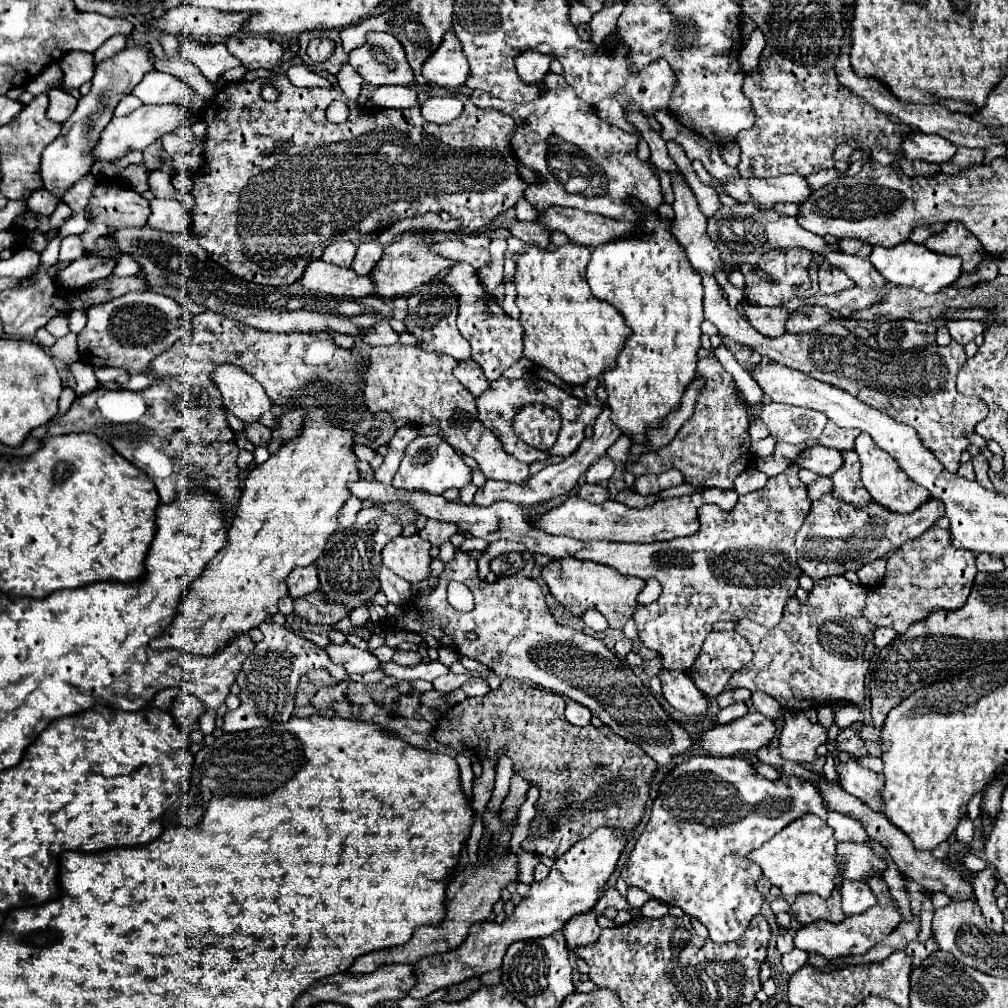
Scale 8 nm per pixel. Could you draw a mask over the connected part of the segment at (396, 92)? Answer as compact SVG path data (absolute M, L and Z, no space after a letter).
M376 87L372 93L372 101L378 107L394 107L394 109L406 109L414 105L416 91L412 87Z

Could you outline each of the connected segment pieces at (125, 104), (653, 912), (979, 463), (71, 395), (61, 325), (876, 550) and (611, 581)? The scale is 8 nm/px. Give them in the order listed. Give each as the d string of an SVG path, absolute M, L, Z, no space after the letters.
M130 93L130 95L126 95L126 97L120 99L120 103L116 105L114 115L118 115L118 117L120 117L120 115L128 115L128 113L132 113L134 109L138 109L140 105L142 105L142 101Z
M650 899L644 907L640 907L640 913L644 917L654 917L656 919L656 917L662 917L662 913L668 913L668 905L658 901L658 899Z
M982 454L973 456L971 460L976 475L976 481L988 490L993 491L994 486L988 477L989 463Z
M64 388L58 400L58 414L62 415L70 409L72 403L76 399L76 393L71 388Z
M56 315L56 319L50 319L50 323L46 325L46 329L48 329L56 339L64 337L64 335L70 331L70 329L68 329L68 317Z
M828 493L822 499L812 501L812 509L796 535L798 565L802 573L806 573L812 581L830 575L844 575L848 569L858 571L866 563L888 553L890 549L920 537L942 515L944 515L942 505L936 499L926 501L922 507L918 507L918 511L898 515L878 503L870 503L868 507L856 509Z
M554 559L542 567L542 579L546 581L552 597L574 617L584 617L588 609L600 611L612 629L622 629L632 617L636 607L636 597L644 587L644 581L638 577L622 575L602 563L582 561L582 559Z

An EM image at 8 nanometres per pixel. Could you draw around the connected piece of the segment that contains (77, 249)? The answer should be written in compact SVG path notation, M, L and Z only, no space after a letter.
M70 235L61 241L60 253L57 263L66 262L69 263L82 255L84 255L85 250L82 247L82 241L79 235Z

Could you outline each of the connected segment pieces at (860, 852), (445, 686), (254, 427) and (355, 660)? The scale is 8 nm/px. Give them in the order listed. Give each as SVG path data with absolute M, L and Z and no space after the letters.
M842 843L838 853L838 863L846 861L846 871L842 873L844 879L864 879L874 873L884 873L886 863L876 857L866 843Z
M448 673L448 675L442 675L442 677L434 679L432 685L434 685L434 689L440 691L440 693L450 693L450 691L458 689L458 687L460 687L464 681L468 681L468 679L470 679L470 675L454 675L454 673Z
M252 423L252 425L244 425L244 435L246 439L258 447L258 445L266 445L270 441L270 429L266 429L262 423Z
M350 643L344 645L330 645L326 649L330 659L338 665L342 665L348 673L370 673L380 667L380 659L374 657L374 653L366 649L358 649Z

